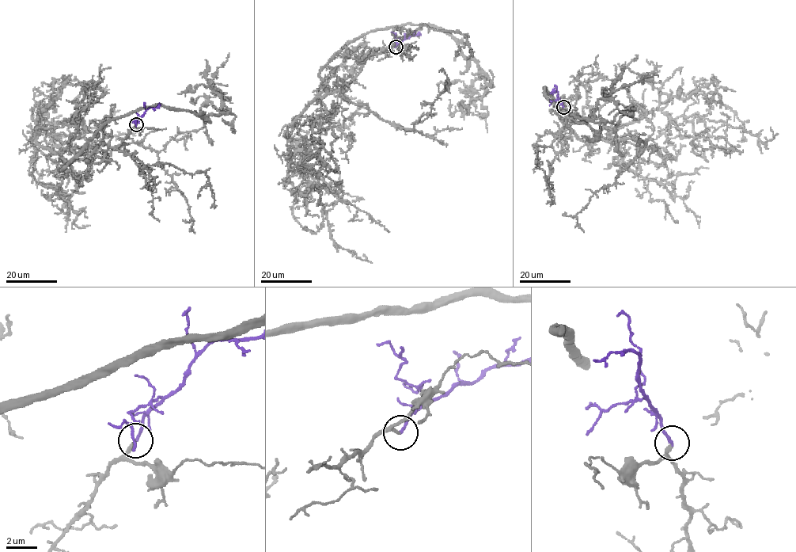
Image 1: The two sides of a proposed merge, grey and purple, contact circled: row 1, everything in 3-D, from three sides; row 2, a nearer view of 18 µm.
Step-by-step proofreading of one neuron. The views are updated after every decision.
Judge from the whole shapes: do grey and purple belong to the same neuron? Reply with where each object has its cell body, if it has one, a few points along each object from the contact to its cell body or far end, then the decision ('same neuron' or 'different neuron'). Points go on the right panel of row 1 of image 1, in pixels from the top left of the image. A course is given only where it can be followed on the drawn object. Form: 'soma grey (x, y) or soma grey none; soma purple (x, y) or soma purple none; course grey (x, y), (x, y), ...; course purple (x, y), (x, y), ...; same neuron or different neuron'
soma grey none; soma purple none; course grey (563, 107), (566, 125), (603, 138), (585, 141), (544, 88), (578, 123), (623, 112), (623, 156); course purple (563, 107), (554, 89); same neuron

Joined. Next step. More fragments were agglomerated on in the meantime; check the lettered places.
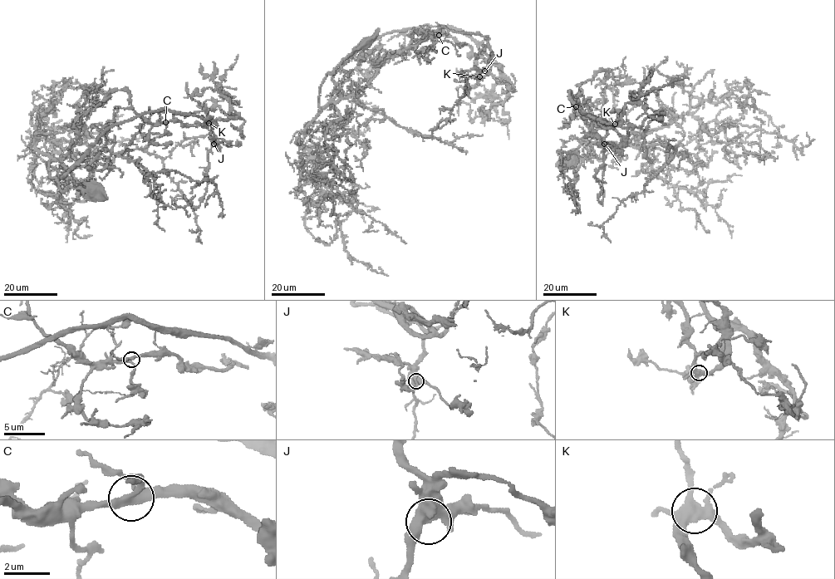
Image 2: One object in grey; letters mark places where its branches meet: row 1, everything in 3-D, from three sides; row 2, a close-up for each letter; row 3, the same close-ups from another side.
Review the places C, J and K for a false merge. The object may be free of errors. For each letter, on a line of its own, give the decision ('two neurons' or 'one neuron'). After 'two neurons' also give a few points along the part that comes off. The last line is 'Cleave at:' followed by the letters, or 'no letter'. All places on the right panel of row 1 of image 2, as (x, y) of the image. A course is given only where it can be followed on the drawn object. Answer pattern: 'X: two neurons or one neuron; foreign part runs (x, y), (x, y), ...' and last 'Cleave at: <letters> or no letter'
C: one neuron
J: one neuron
K: one neuron
Cleave at: no letter

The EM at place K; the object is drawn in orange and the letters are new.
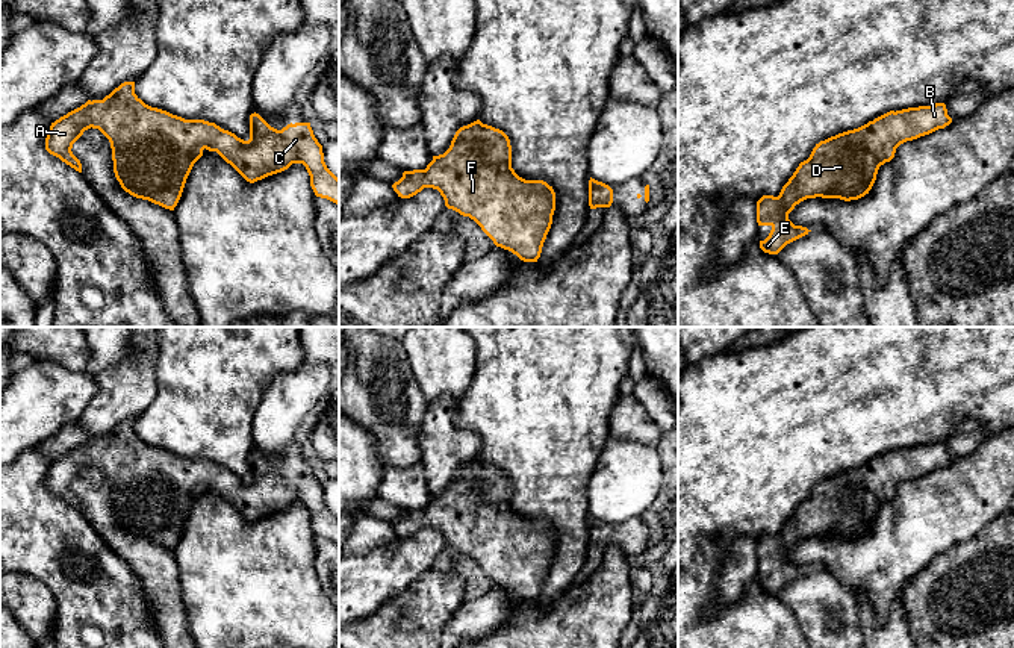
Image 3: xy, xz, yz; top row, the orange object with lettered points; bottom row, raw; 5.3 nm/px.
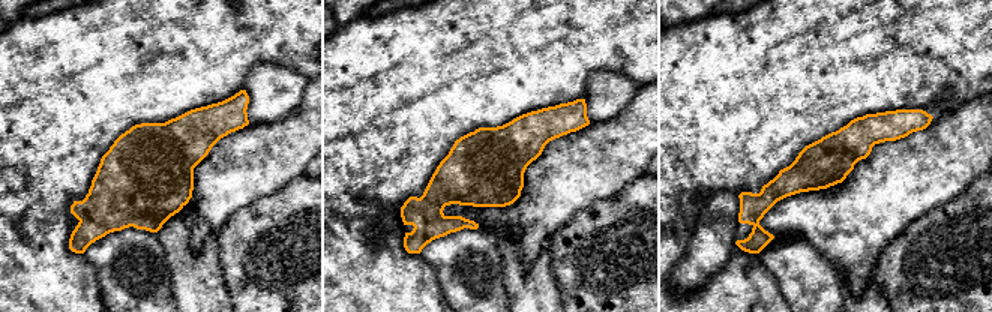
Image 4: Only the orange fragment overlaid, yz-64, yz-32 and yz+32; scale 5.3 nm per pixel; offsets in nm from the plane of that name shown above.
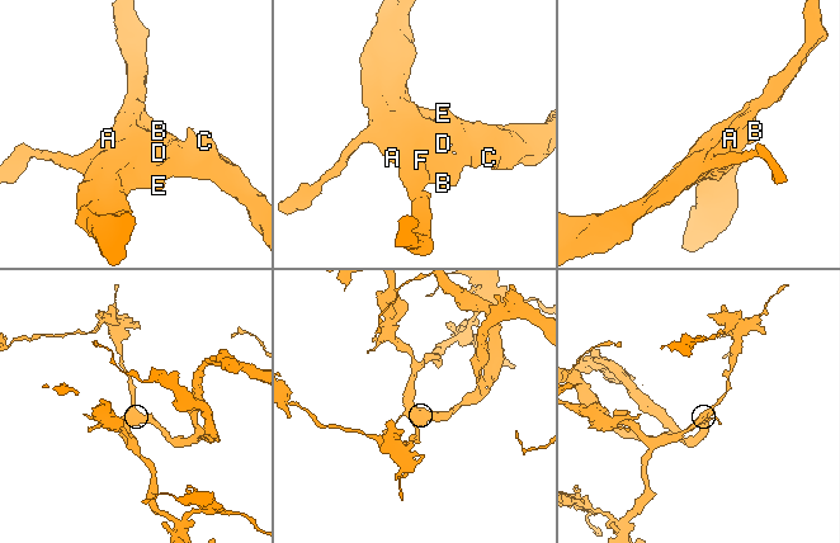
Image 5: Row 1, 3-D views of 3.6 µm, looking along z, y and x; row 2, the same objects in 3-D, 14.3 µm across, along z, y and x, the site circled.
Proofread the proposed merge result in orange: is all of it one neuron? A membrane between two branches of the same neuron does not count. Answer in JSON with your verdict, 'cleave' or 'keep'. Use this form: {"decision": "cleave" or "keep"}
{"decision": "keep"}

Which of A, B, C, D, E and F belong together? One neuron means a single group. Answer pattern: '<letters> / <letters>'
A B C D E F

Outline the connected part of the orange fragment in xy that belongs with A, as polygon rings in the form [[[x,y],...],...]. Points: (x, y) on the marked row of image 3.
[[[124,82],[103,100],[88,100],[51,123],[45,150],[82,173],[82,164],[71,148],[91,127],[98,129],[109,139],[114,173],[121,188],[136,198],[148,200],[170,210],[177,206],[186,179],[204,148],[216,151],[250,183],[281,173],[292,164],[303,164],[310,176],[315,195],[339,204],[339,179],[327,168],[322,145],[315,138],[310,123],[291,123],[277,130],[254,112],[250,115],[250,139],[244,141],[215,123],[185,120],[151,107],[135,94],[135,82]]]

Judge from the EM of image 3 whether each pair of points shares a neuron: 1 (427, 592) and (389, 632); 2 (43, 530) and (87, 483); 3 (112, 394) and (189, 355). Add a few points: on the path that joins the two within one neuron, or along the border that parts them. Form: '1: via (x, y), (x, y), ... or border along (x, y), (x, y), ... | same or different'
1: via (419, 601), (398, 623) | same
2: border along (80, 512), (102, 541) | different
3: border along (158, 342), (155, 398), (146, 408) | different

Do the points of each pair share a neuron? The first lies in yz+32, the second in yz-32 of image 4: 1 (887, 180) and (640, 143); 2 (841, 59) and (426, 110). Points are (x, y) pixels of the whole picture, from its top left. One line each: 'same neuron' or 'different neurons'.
1: same neuron
2: same neuron

